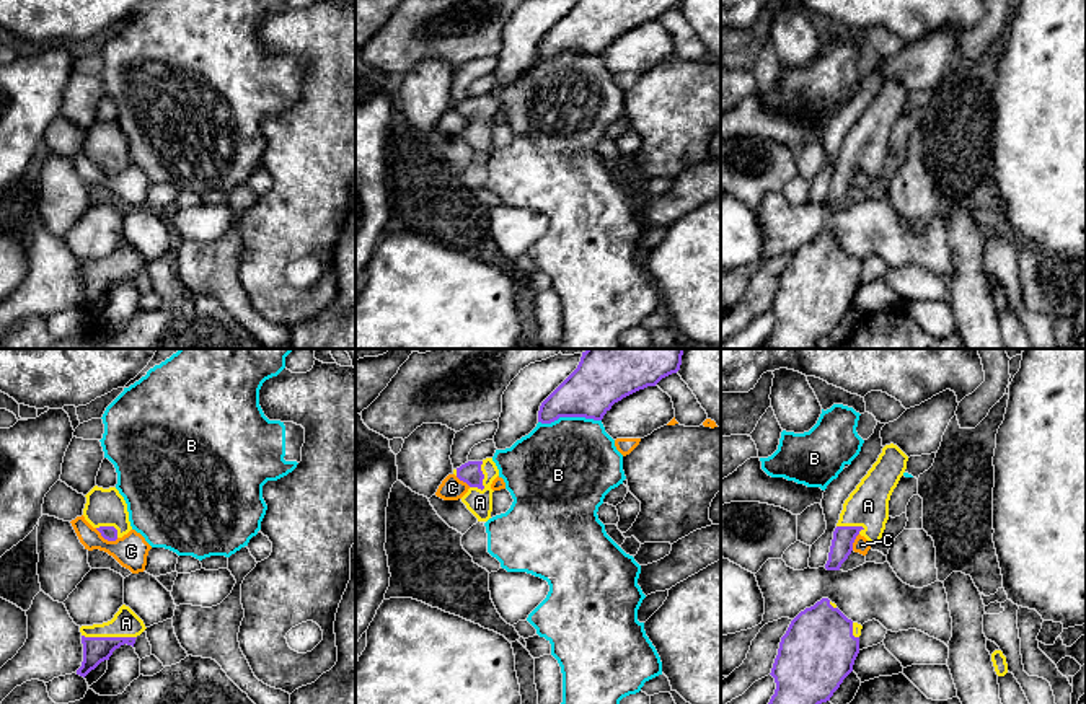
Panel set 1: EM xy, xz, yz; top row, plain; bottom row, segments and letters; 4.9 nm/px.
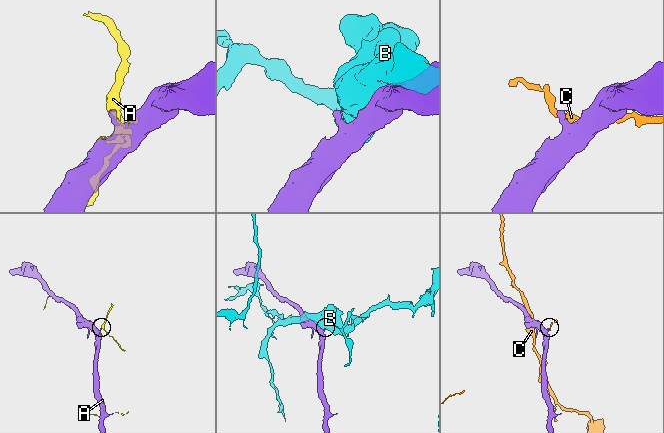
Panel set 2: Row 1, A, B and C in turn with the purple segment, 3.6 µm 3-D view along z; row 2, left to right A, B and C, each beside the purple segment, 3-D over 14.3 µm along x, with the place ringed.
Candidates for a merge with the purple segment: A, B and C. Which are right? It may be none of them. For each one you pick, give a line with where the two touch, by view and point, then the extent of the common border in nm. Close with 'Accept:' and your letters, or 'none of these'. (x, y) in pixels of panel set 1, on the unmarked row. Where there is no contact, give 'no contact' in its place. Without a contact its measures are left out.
A: xy (110, 272) | 280 nm
Accept: A

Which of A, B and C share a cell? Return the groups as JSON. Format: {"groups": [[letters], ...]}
{"groups": [["A"], ["B"], ["C"]]}

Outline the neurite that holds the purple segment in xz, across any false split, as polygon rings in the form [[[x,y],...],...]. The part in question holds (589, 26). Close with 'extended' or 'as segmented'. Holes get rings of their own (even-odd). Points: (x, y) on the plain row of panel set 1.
[[[577,0],[541,37],[538,57],[551,59],[559,52],[602,55],[615,37],[678,5],[680,0]]]; as segmented

